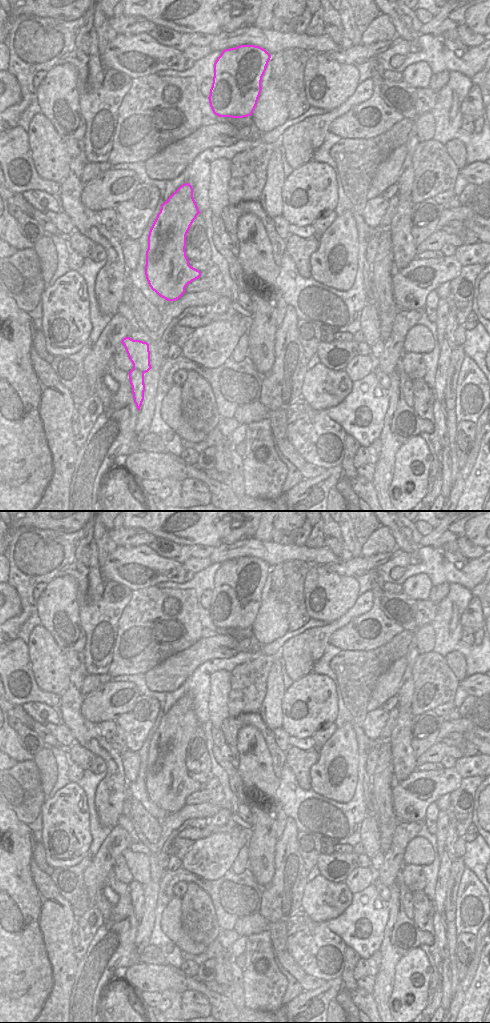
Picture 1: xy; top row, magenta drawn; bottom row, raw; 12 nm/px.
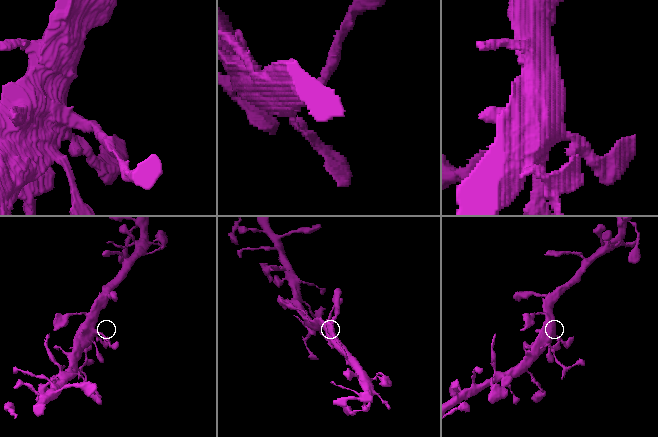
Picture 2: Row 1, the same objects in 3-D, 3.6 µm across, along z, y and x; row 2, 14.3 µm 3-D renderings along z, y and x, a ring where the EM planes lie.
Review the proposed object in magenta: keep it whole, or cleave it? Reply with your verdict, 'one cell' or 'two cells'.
two cells

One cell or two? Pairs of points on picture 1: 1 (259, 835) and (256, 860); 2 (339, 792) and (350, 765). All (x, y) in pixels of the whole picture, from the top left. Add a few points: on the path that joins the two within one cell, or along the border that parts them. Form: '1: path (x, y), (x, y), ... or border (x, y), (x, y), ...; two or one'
1: path (259, 841), (259, 854); one
2: path (343, 785), (351, 777), (350, 772); one

